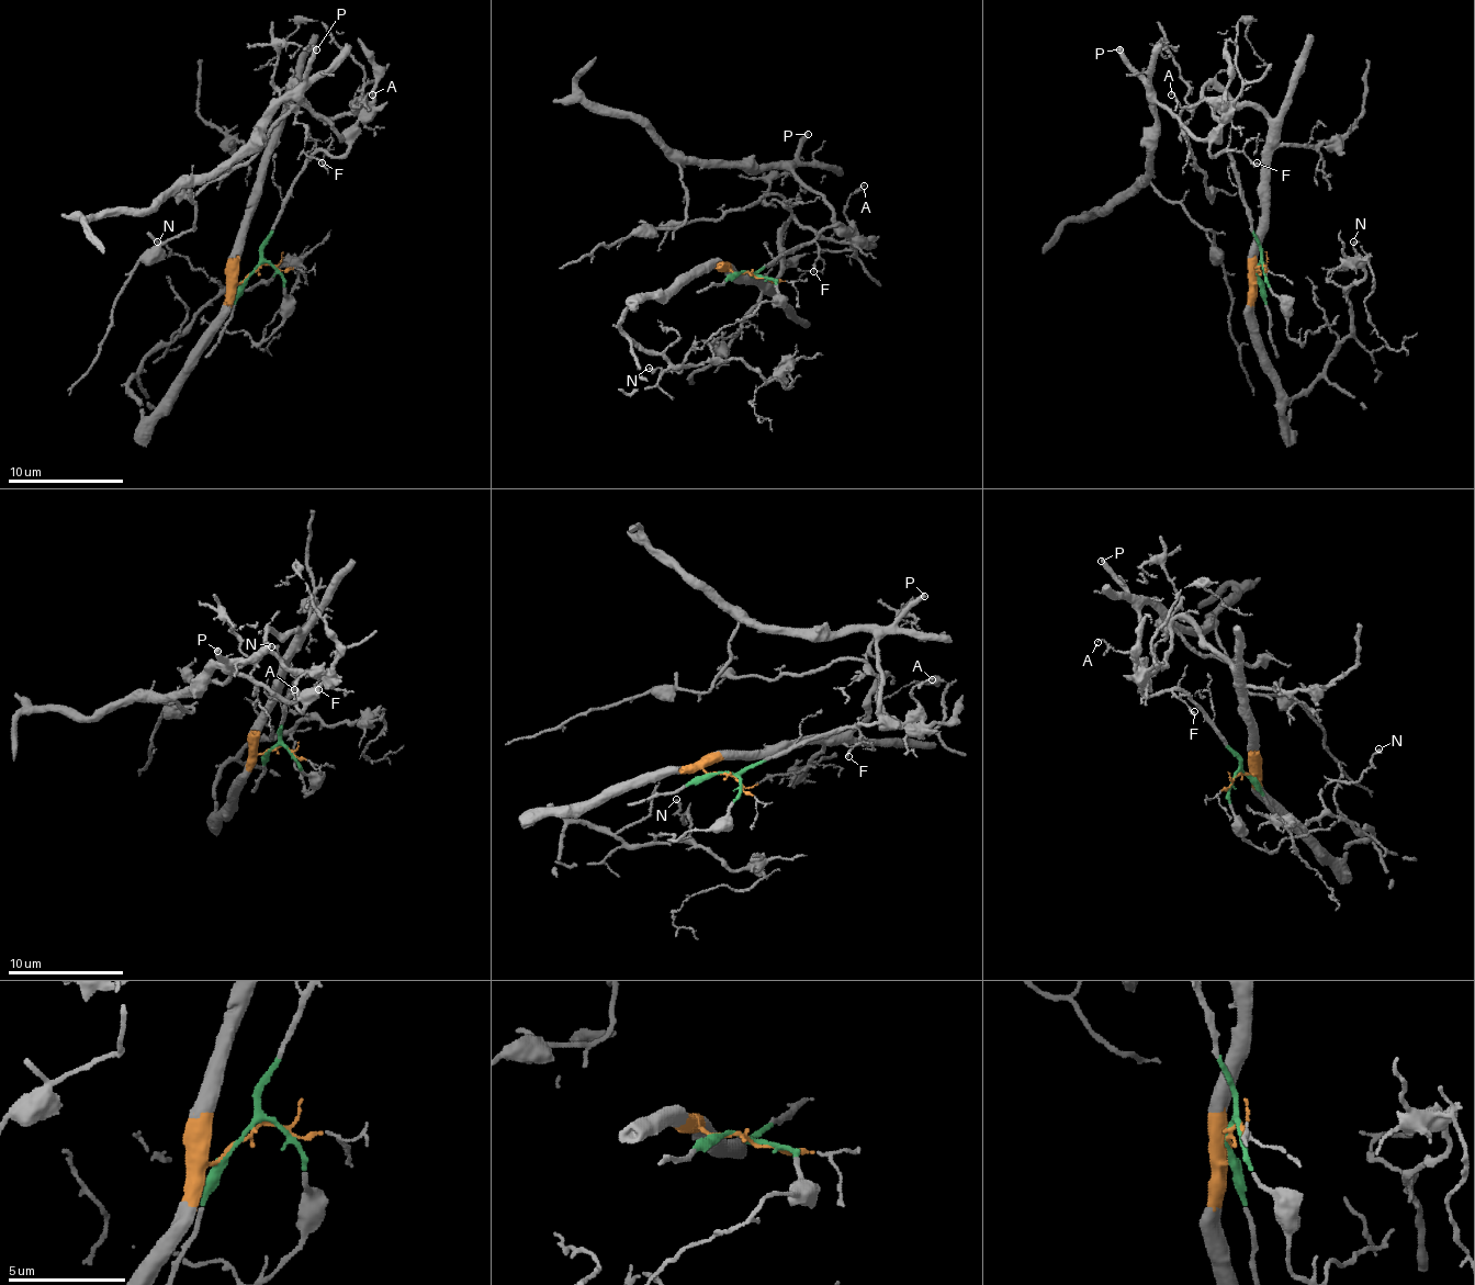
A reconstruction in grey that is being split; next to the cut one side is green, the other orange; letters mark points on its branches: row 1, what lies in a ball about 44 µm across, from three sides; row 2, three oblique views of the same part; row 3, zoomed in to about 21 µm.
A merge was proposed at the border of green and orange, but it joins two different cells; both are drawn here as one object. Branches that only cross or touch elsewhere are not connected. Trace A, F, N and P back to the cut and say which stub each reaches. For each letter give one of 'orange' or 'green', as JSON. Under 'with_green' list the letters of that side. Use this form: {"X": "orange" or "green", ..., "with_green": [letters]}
{"A": "orange", "F": "green", "N": "orange", "P": "green", "with_green": ["F", "P"]}

